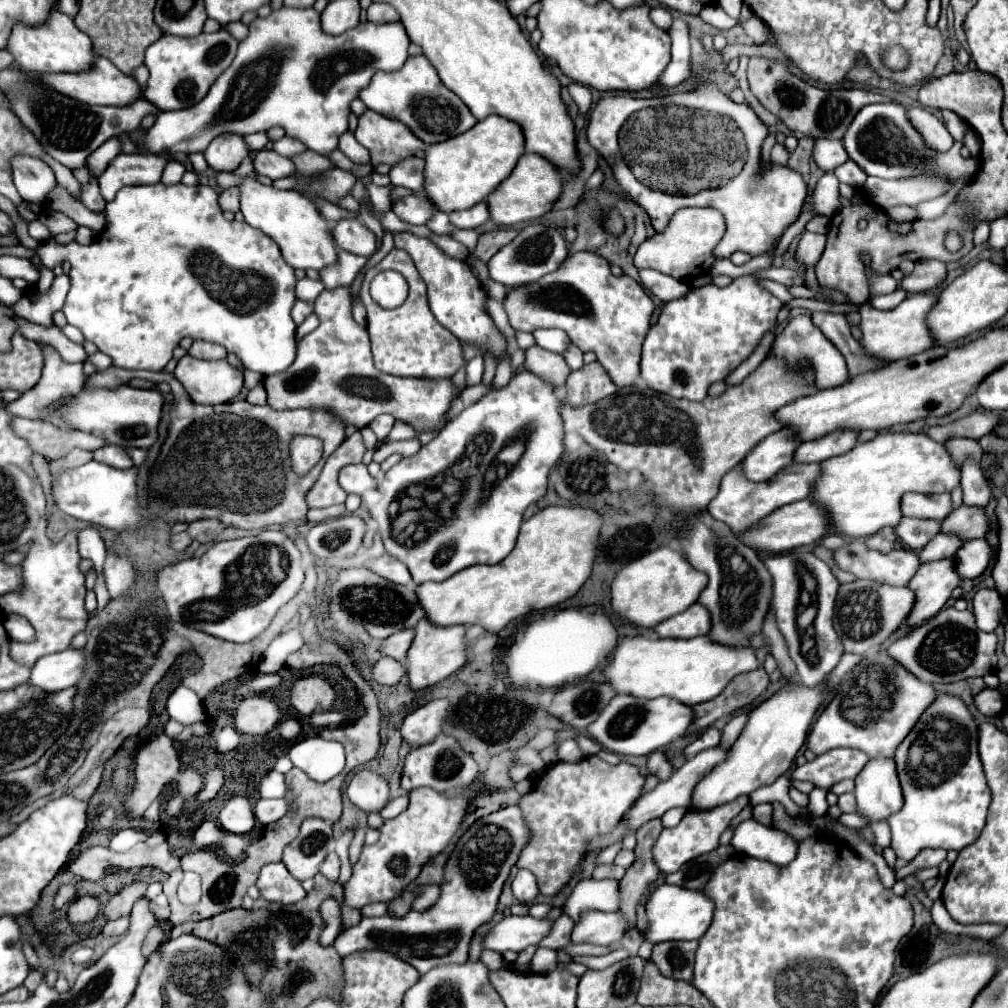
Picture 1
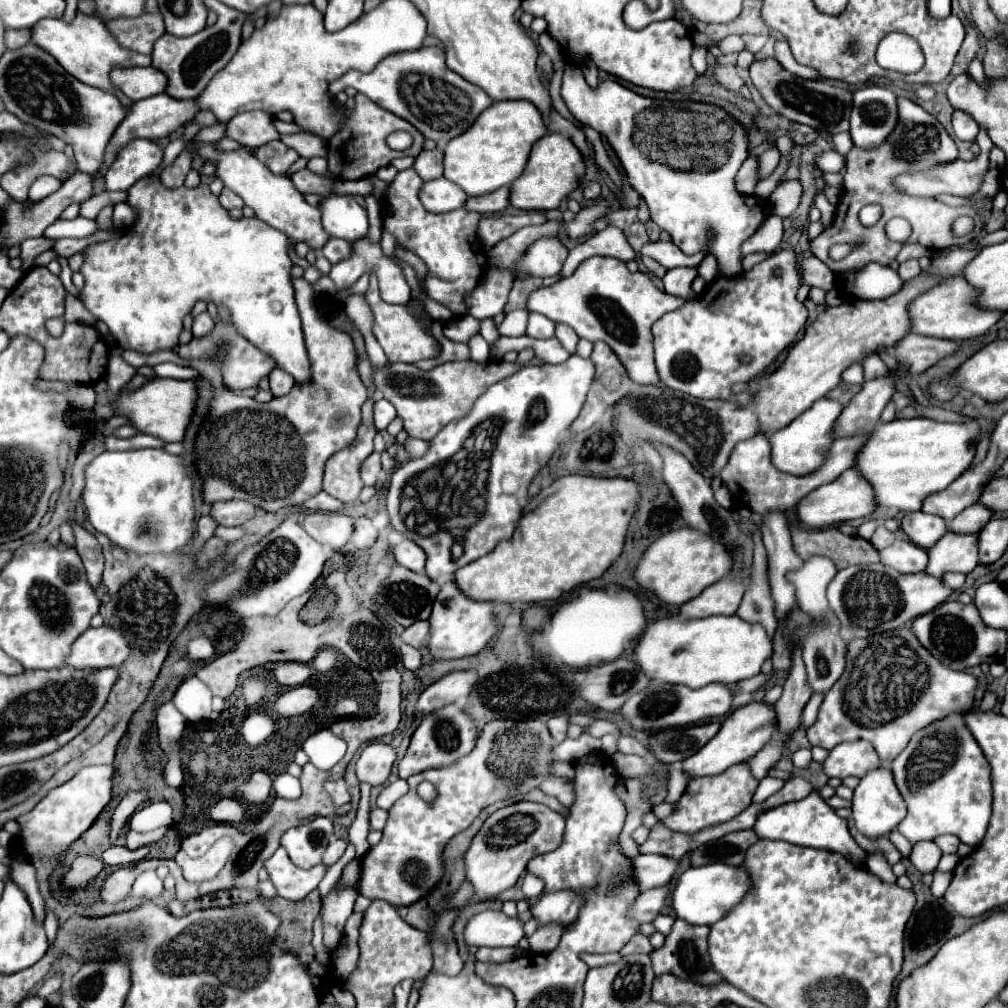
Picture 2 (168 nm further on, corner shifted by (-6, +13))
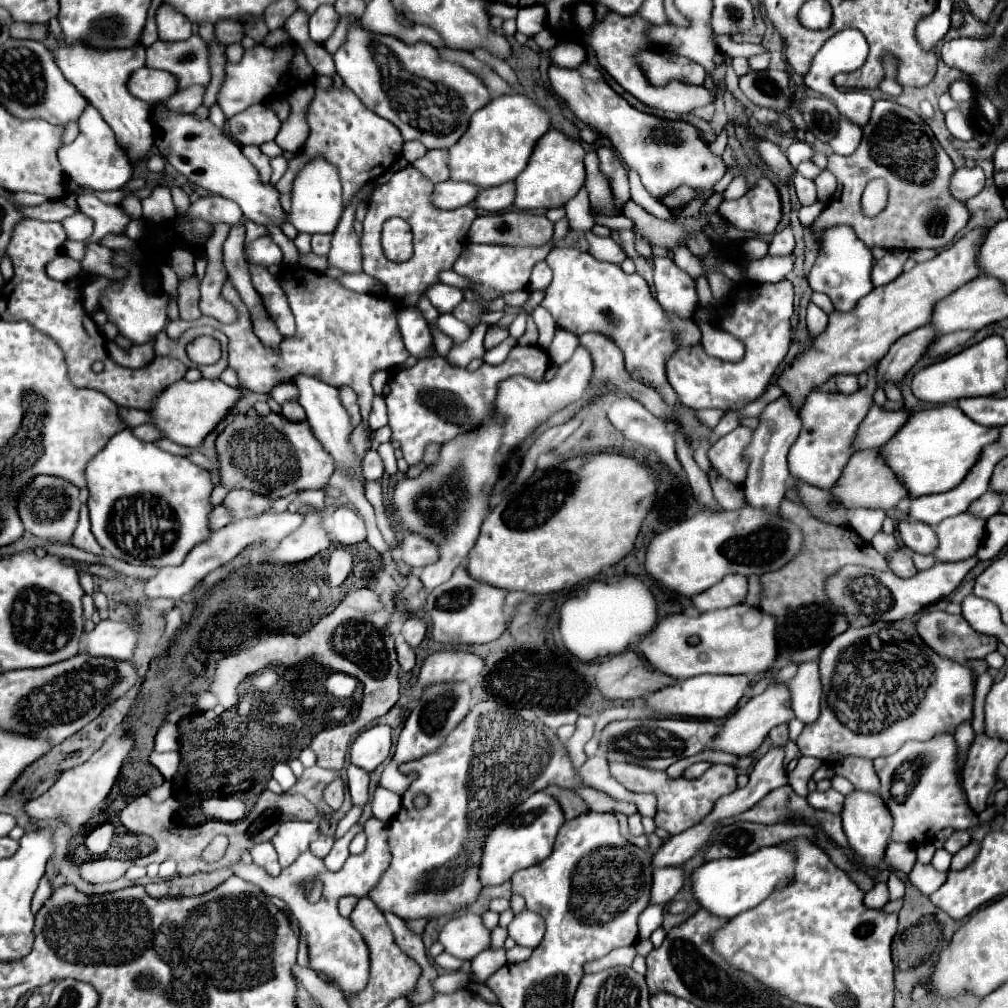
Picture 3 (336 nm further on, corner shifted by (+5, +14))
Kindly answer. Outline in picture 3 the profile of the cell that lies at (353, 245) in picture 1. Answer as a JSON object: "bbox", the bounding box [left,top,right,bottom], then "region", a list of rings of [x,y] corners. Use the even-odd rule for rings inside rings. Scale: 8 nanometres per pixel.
{"bbox":[289,156,343,234],"region":[[[321,156],[309,160],[297,172],[297,178],[293,180],[289,222],[299,232],[307,232],[307,234],[333,234],[333,230],[337,228],[337,224],[341,220],[341,212],[343,212],[343,202],[341,202],[339,170],[331,162],[321,158]]]}

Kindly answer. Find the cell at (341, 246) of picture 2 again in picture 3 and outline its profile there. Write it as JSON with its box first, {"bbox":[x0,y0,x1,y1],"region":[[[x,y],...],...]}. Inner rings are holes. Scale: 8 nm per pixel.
{"bbox":[311,234,331,256],"region":[[[313,234],[311,246],[313,246],[315,254],[325,256],[329,252],[329,248],[331,248],[331,236],[329,234]]]}

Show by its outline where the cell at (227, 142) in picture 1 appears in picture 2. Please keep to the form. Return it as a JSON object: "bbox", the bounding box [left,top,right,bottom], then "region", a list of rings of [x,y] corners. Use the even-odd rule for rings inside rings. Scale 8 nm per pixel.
{"bbox":[226,111,278,149],"region":[[[250,111],[232,117],[226,123],[226,137],[238,141],[248,149],[258,149],[268,141],[278,139],[278,131],[272,125],[272,115],[264,111]]]}

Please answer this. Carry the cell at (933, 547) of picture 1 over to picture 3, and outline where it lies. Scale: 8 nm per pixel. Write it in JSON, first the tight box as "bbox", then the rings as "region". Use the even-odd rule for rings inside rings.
{"bbox":[969,490,1005,518],"region":[[[989,490],[987,494],[983,494],[977,502],[973,502],[971,504],[971,508],[969,508],[969,512],[973,512],[975,516],[979,516],[979,518],[991,518],[991,516],[995,516],[999,510],[1001,510],[1001,506],[1003,506],[1003,498],[1005,496],[1001,496],[999,492],[993,492],[993,490]]]}

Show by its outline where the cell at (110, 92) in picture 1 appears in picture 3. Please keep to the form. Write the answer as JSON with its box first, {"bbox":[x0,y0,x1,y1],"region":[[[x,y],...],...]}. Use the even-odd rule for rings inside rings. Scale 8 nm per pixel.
{"bbox":[129,68,177,106],"region":[[[141,68],[131,74],[129,78],[129,92],[151,106],[165,102],[177,92],[177,78],[163,70],[153,68]]]}

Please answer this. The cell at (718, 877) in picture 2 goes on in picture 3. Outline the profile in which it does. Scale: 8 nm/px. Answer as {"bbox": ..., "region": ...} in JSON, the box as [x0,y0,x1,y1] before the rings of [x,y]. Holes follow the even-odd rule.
{"bbox":[693,844,795,918],"region":[[[783,844],[761,848],[741,858],[711,860],[693,872],[693,894],[711,914],[733,918],[745,910],[751,910],[753,906],[759,906],[763,898],[769,898],[769,894],[785,888],[793,880],[793,866],[795,852]]]}

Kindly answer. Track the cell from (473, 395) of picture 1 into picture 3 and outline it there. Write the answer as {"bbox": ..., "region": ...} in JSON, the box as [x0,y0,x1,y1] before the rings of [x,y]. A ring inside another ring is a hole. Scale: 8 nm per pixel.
{"bbox":[519,317,538,346],"region":[[[528,317],[525,334],[523,338],[519,340],[519,344],[521,344],[521,346],[525,346],[525,344],[537,344],[538,335],[535,323]]]}

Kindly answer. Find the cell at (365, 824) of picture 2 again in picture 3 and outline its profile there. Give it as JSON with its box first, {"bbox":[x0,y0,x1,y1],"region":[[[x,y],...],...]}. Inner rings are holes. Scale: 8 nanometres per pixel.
{"bbox":[347,764,369,804],"region":[[[351,764],[347,768],[347,776],[349,776],[349,792],[351,792],[351,798],[353,798],[353,804],[367,804],[369,802],[369,774]]]}

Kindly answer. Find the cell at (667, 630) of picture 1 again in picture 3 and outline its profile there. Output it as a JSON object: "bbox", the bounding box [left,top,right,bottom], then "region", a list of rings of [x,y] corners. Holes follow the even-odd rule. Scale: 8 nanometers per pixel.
{"bbox":[693,574,747,612],"region":[[[729,574],[717,586],[711,586],[703,594],[693,596],[693,604],[701,612],[707,612],[707,610],[729,608],[729,606],[741,604],[745,596],[747,596],[747,578],[741,574]]]}

